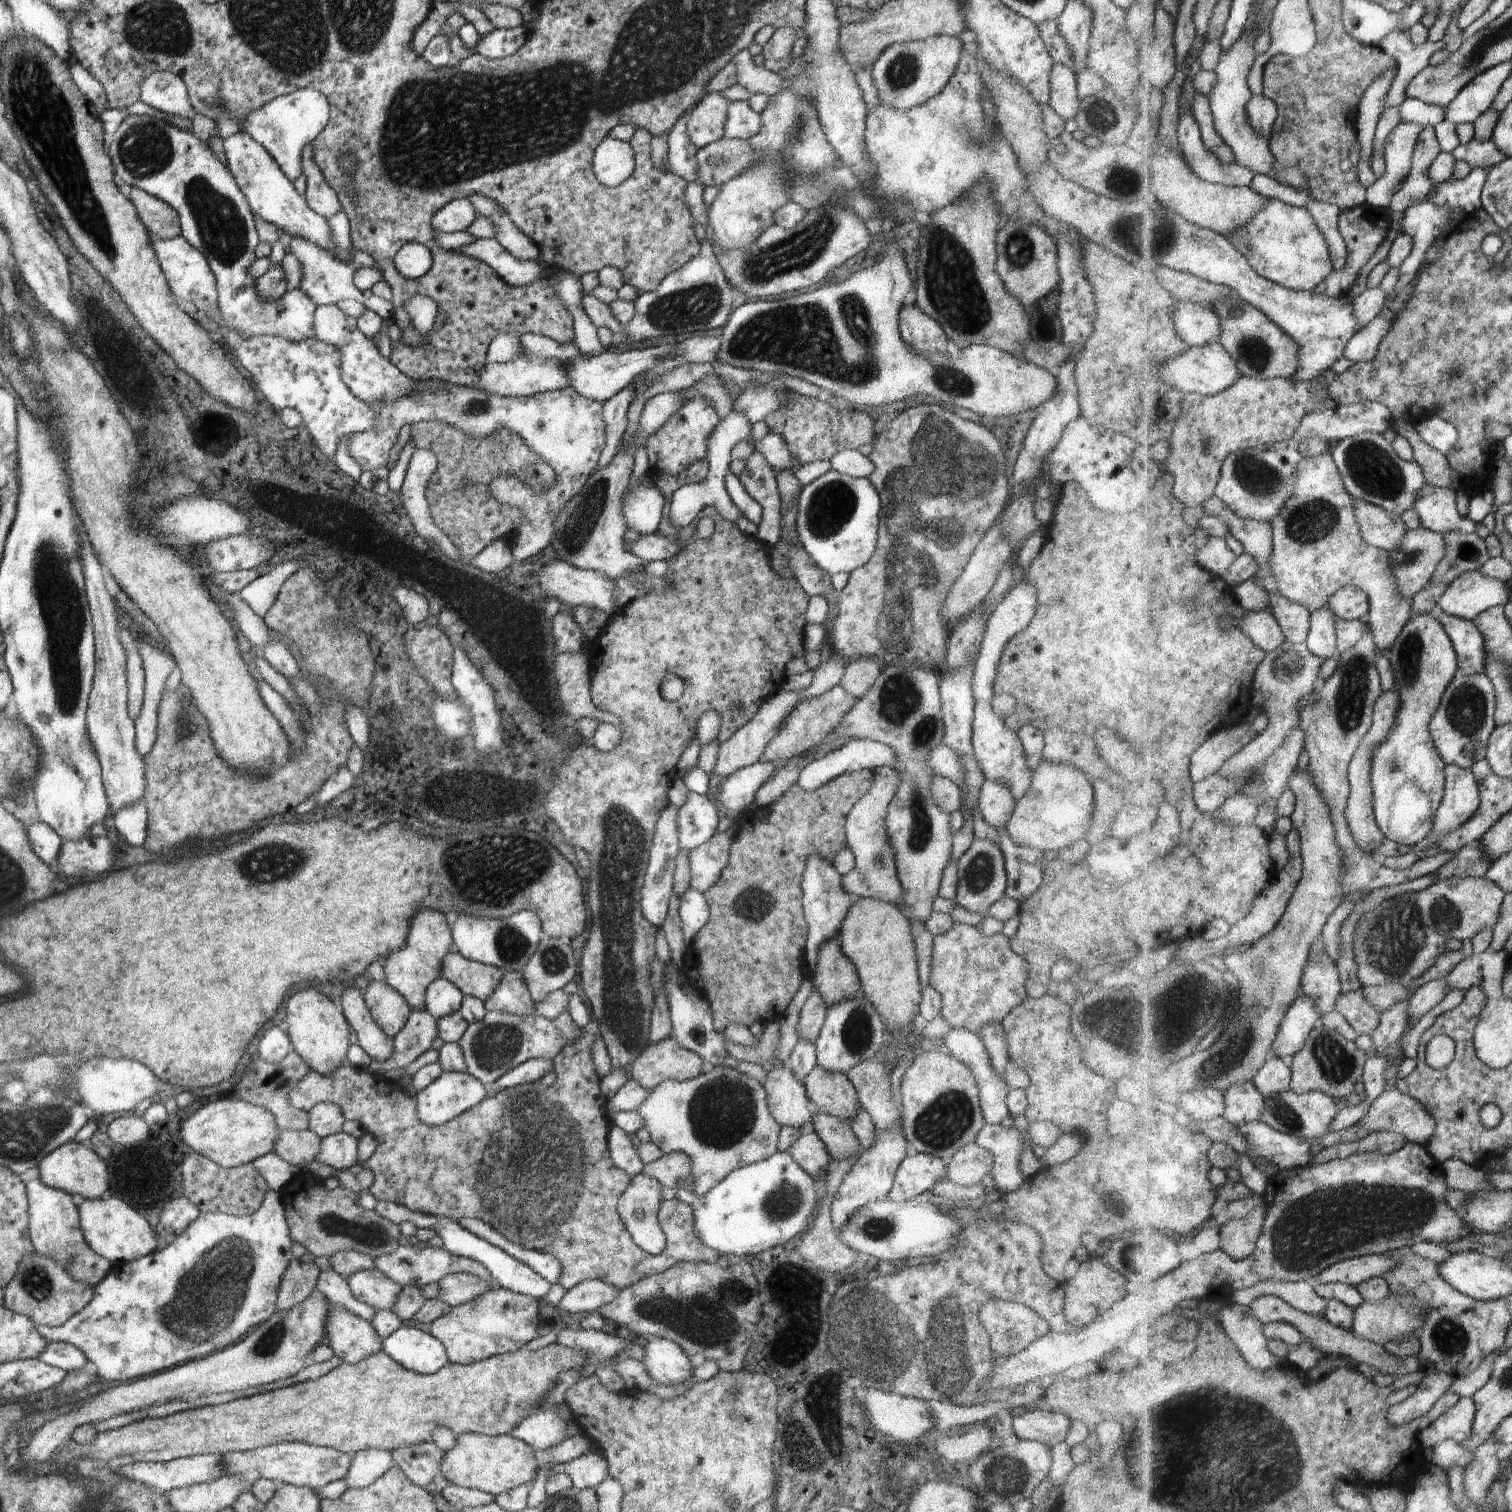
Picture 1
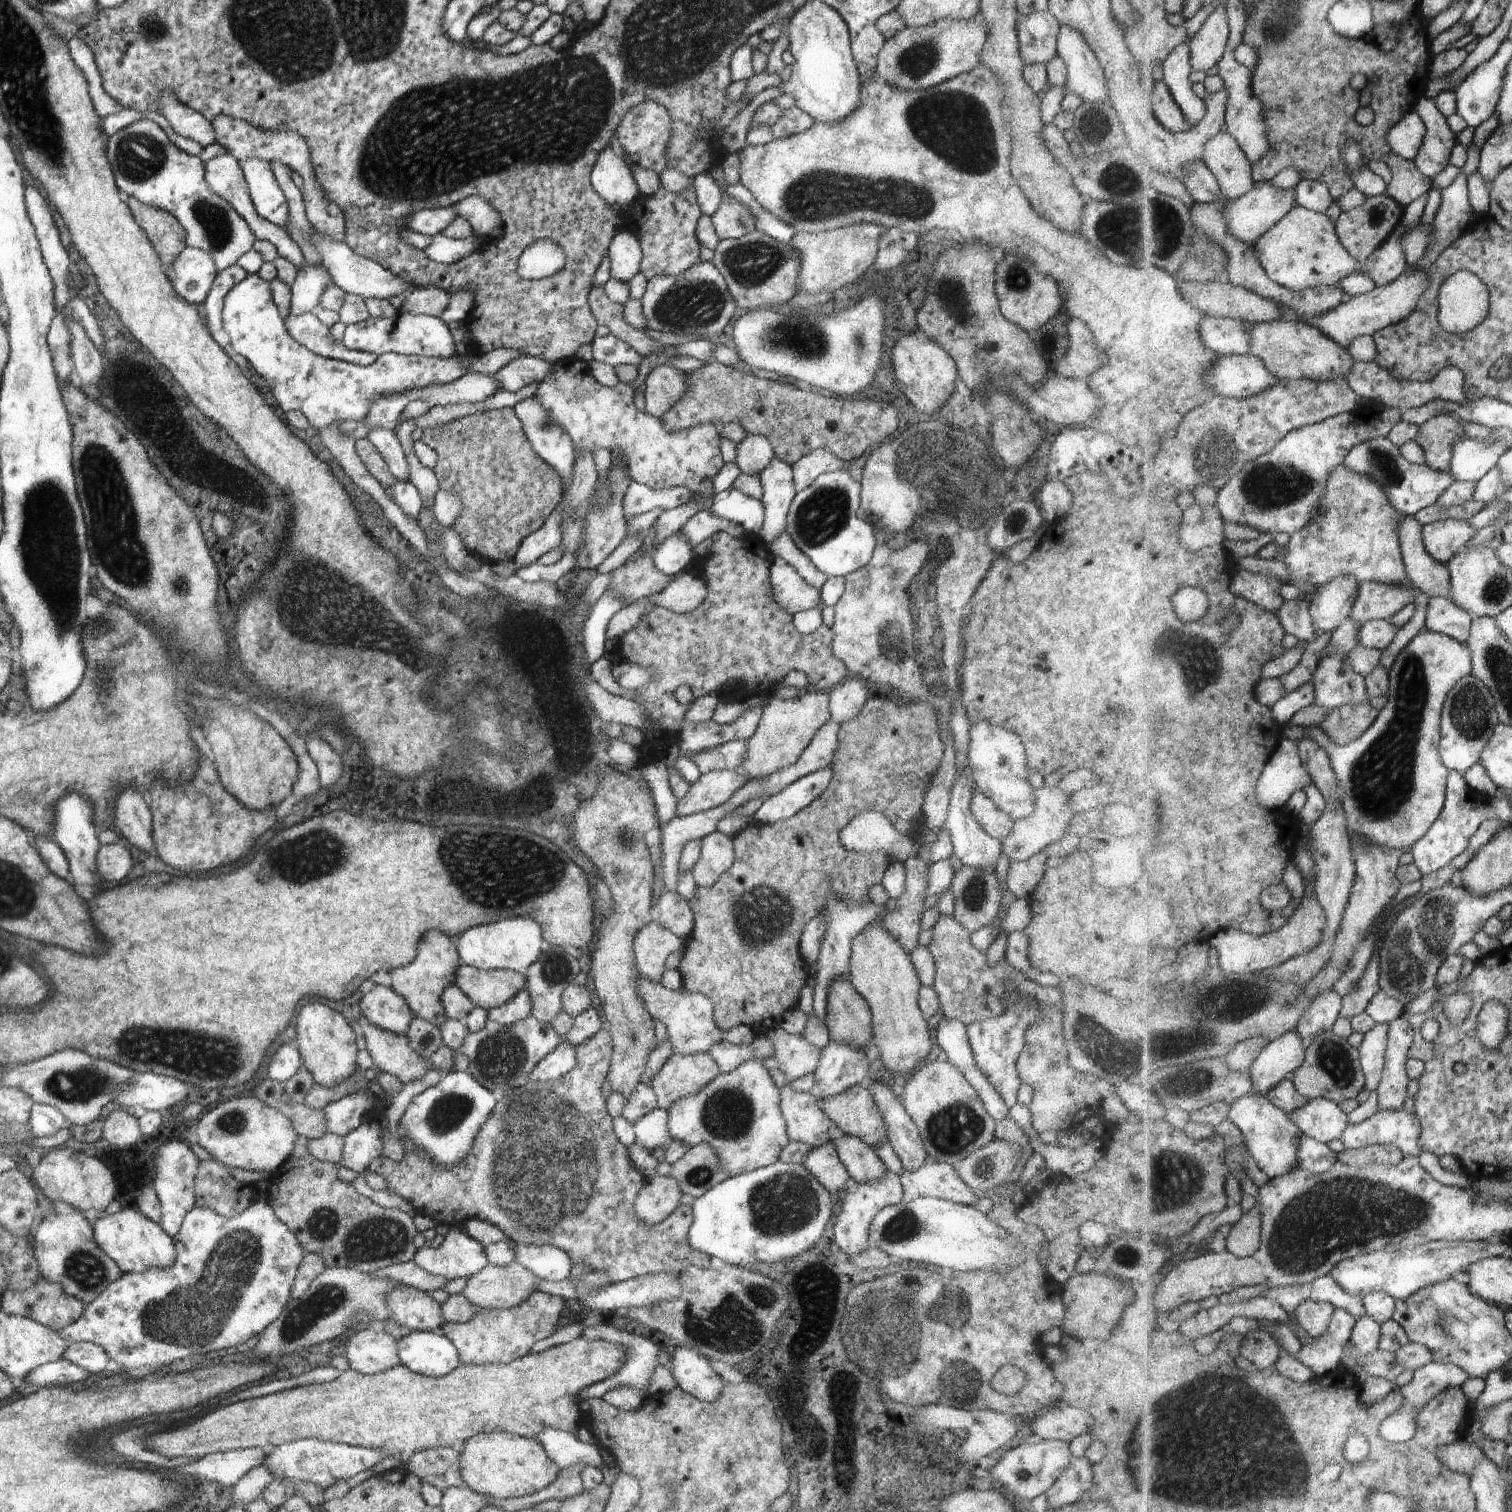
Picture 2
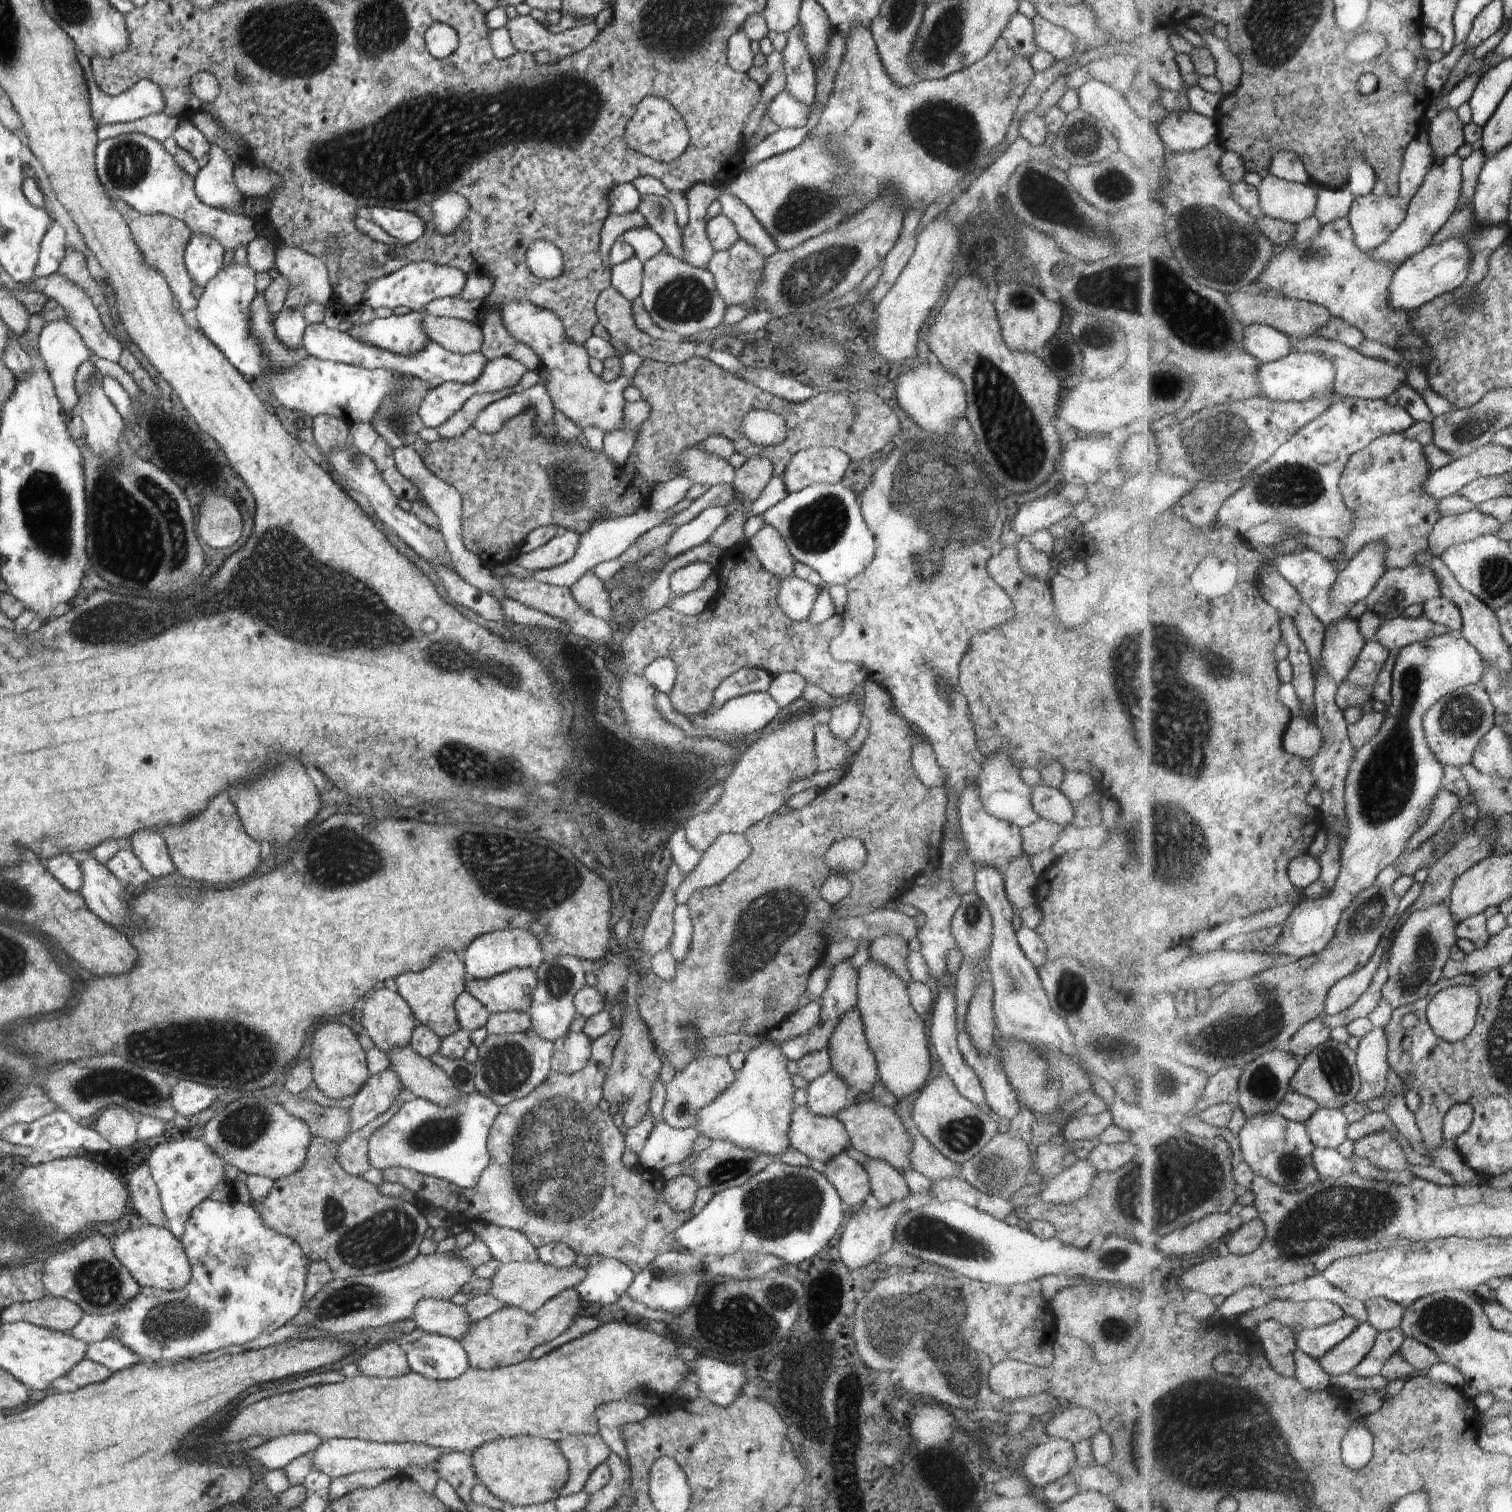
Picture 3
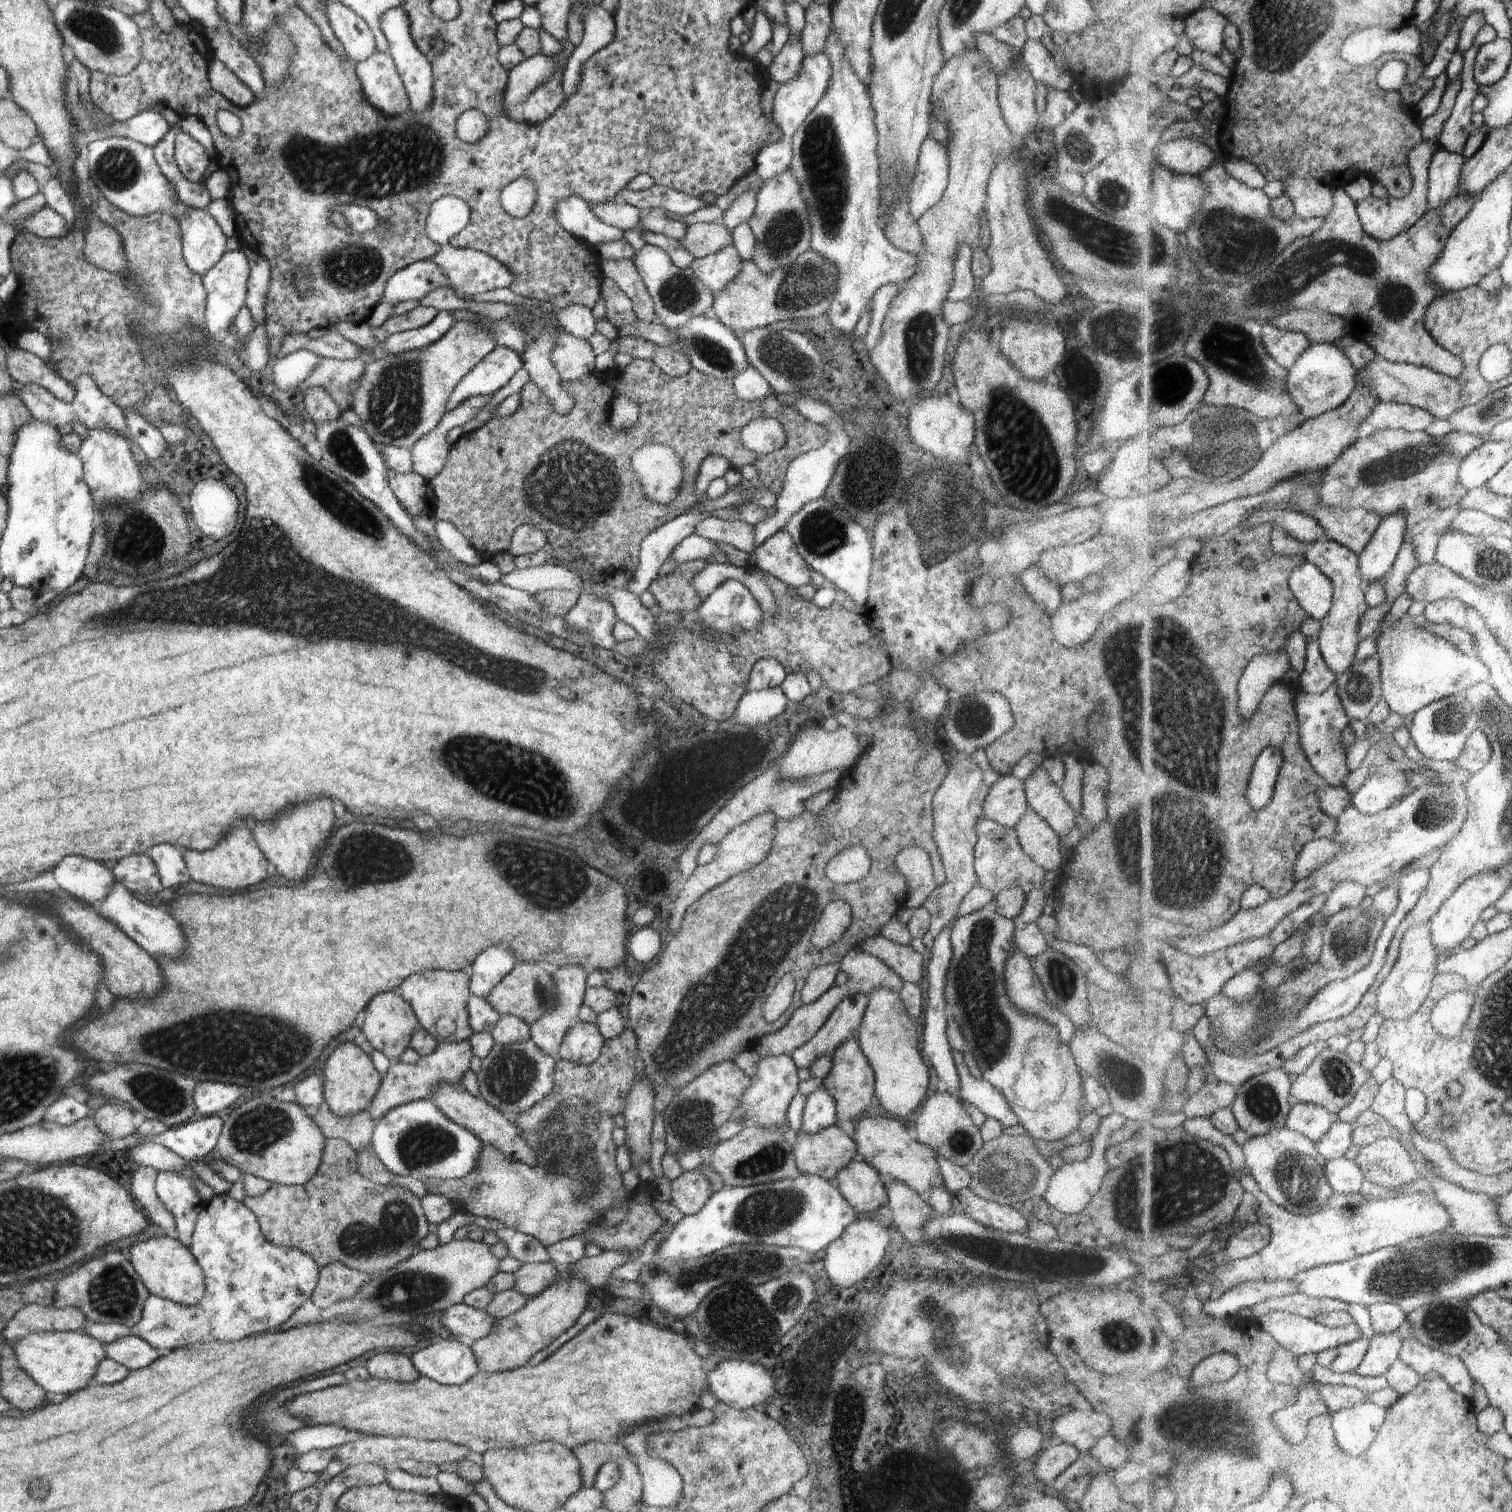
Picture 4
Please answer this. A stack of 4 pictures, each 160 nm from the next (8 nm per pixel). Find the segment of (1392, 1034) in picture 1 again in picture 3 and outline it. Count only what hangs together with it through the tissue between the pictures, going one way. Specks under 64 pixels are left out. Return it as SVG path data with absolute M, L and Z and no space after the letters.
M1375 1028L1363 1039L1358 1050L1363 1090L1356 1097L1359 1103L1369 1103L1387 1092L1388 1072L1393 1066L1389 1059L1389 1036L1385 1029Z

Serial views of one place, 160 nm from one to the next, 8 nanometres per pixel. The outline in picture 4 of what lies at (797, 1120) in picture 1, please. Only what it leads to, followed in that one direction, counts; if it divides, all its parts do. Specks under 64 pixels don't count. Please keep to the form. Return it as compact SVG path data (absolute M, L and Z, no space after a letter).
M836 1124L817 1133L804 1133L798 1130L797 1141L792 1147L795 1163L800 1173L818 1175L834 1183L838 1173L853 1161L853 1156L857 1153L855 1142Z

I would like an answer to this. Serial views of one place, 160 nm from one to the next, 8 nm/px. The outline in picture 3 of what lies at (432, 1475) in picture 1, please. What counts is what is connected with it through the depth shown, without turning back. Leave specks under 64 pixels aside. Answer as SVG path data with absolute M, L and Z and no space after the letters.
M446 1451L435 1464L434 1470L439 1478L448 1482L456 1490L462 1502L470 1510L474 1505L471 1492L479 1483L471 1455L458 1451Z

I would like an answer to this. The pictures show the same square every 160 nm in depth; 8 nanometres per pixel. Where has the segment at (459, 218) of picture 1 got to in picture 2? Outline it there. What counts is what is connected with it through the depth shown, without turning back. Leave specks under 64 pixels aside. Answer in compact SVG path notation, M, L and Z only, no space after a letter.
M454 206L443 209L422 209L405 218L405 228L413 233L433 237L454 220Z

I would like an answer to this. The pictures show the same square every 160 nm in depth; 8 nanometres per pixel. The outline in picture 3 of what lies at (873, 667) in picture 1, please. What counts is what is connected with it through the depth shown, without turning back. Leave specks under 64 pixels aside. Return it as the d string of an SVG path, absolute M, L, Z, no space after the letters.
M851 696L836 701L831 708L831 721L828 724L831 733L837 739L846 742L858 730L860 717L863 715L860 701Z

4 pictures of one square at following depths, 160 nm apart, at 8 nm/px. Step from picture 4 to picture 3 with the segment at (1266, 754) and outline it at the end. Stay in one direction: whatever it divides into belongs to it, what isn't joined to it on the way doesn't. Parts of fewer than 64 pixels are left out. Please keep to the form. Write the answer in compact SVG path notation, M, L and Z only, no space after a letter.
M1293 682L1283 683L1279 693L1282 702L1293 712L1290 728L1283 740L1284 748L1289 753L1311 760L1322 753L1325 732L1318 724L1316 714L1305 711Z

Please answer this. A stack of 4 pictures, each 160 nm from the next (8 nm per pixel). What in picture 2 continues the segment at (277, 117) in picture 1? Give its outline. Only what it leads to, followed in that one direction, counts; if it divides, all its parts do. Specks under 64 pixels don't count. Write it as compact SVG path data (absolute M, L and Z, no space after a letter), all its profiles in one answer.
M274 161L271 165L275 181L284 193L288 203L288 220L283 228L288 236L298 245L305 262L320 267L321 256L313 241L315 230L307 219L303 194L290 178L292 170L281 161Z

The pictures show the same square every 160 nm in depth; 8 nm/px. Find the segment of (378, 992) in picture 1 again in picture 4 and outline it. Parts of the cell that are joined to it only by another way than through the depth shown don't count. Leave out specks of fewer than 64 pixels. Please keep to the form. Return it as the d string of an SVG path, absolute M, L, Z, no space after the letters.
M394 991L373 996L365 1006L365 1018L362 1031L372 1048L380 1050L391 1062L398 1062L400 1055L411 1046L411 1038L420 1027L412 1007Z

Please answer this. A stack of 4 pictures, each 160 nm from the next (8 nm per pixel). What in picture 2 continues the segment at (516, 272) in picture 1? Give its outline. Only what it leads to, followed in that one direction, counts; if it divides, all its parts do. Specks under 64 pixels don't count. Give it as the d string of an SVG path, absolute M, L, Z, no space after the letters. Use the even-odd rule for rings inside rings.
M442 232L432 237L431 244L422 251L422 254L435 263L447 265L458 263L459 260L472 254L478 247L486 245L483 238L472 236L467 239L453 239ZM551 238L529 244L519 256L517 273L528 281L546 279L560 273L566 264L562 247Z

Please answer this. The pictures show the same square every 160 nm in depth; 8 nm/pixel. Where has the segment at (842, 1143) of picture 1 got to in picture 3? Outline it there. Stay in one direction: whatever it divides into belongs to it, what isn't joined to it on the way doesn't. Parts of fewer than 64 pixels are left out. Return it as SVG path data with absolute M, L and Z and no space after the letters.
M870 1159L861 1164L869 1176L869 1185L882 1207L911 1196L904 1175L891 1164L878 1159Z

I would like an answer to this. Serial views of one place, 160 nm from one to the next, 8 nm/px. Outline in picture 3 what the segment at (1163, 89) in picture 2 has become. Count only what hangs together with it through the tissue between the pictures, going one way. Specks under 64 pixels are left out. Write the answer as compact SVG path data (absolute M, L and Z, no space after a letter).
M1196 112L1172 113L1159 126L1160 136L1174 153L1195 153L1217 141L1219 123L1215 116Z

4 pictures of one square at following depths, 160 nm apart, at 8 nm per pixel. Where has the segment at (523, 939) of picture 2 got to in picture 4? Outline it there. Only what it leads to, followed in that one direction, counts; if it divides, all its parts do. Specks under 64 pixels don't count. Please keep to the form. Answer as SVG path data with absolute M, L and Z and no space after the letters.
M494 946L481 952L469 966L469 991L472 995L486 999L493 988L506 976L518 961L513 951Z

